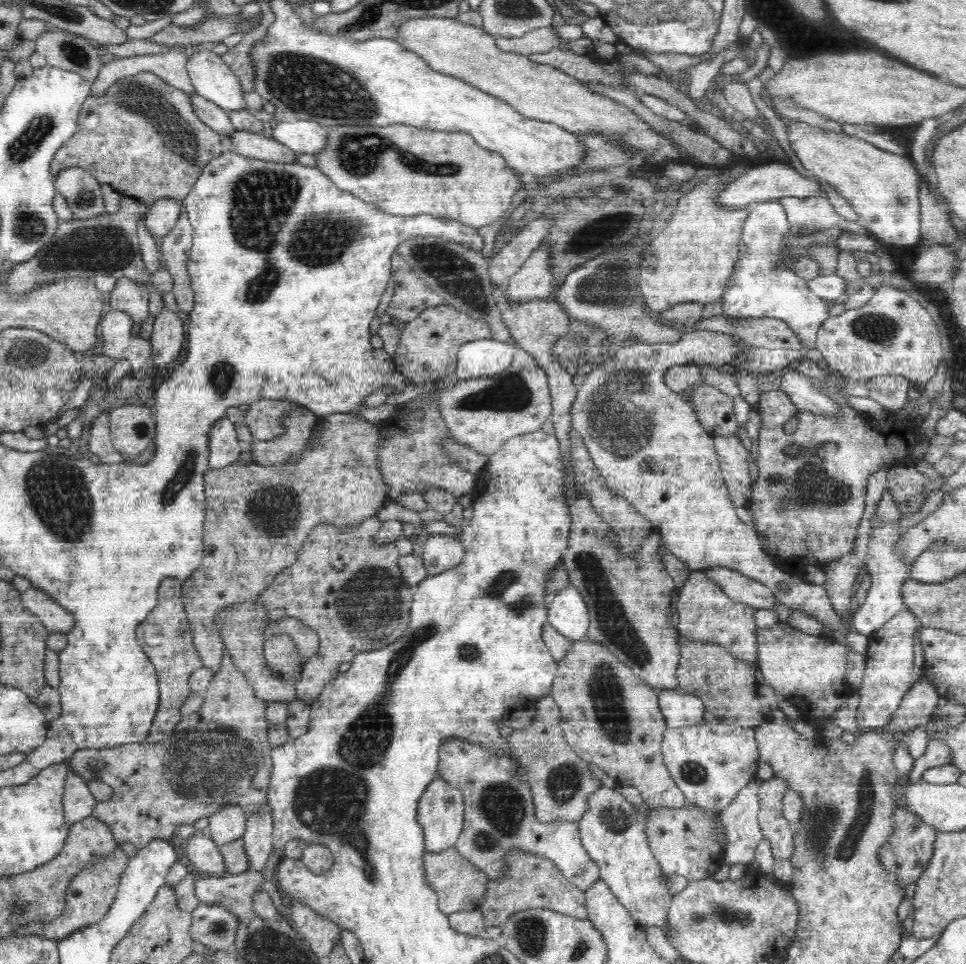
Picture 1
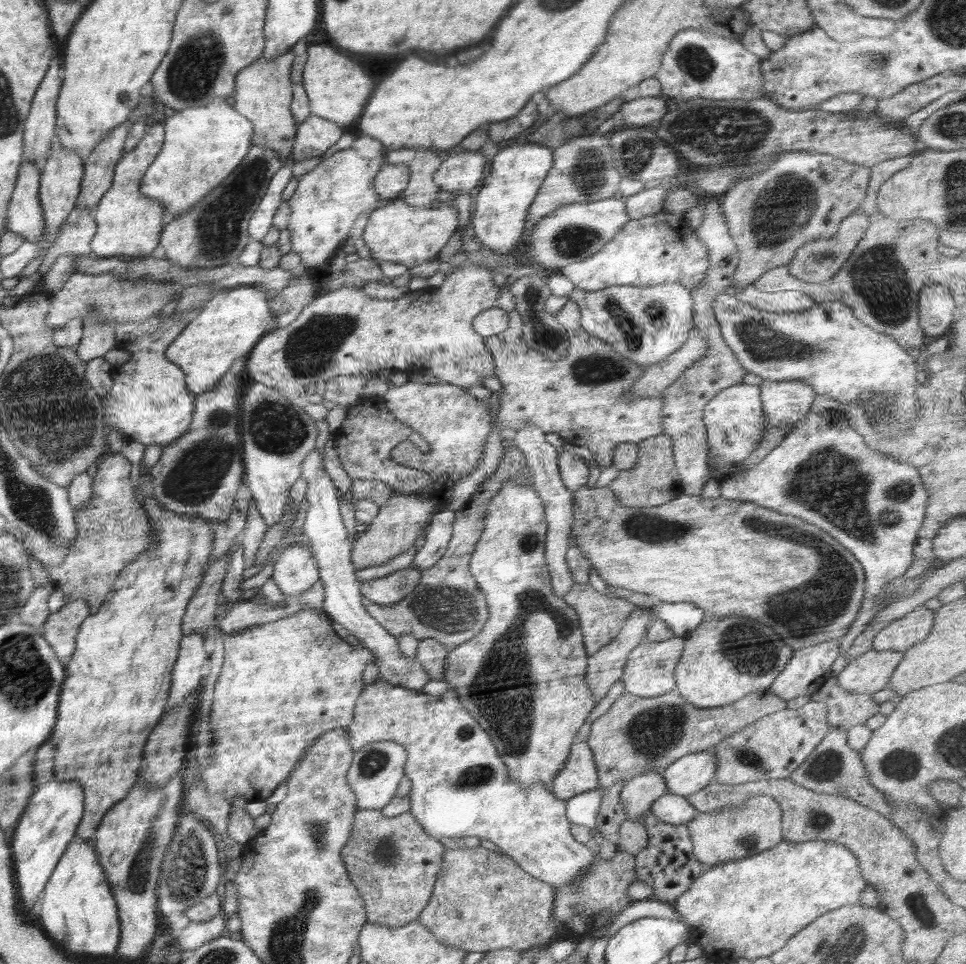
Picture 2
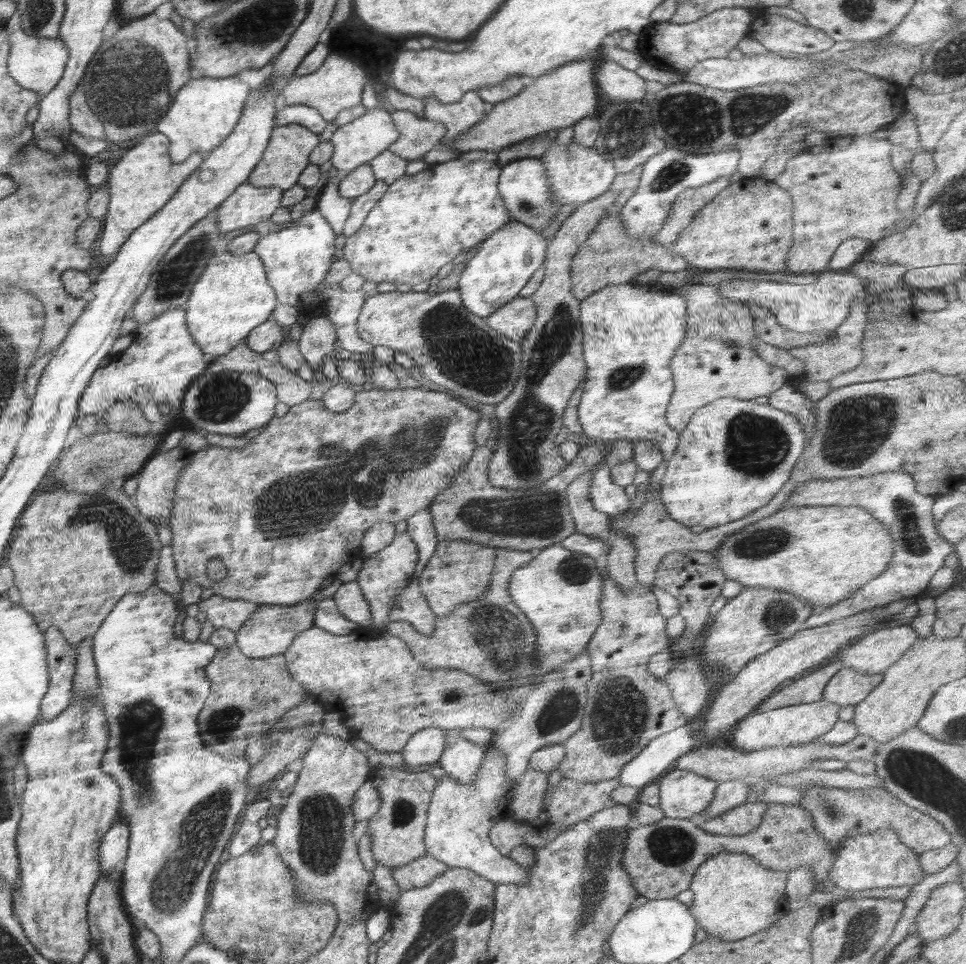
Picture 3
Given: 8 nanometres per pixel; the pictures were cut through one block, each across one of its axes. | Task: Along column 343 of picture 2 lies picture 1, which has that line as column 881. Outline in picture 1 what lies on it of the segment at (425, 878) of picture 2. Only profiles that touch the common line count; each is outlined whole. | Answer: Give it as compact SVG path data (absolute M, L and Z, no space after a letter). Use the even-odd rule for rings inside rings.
M906 806L897 807L892 814L892 820L895 830L888 842L878 850L878 859L884 868L896 873L900 887L905 890L908 884L916 884L920 875L929 867L934 841L939 832L933 826L926 824L916 813L909 811Z

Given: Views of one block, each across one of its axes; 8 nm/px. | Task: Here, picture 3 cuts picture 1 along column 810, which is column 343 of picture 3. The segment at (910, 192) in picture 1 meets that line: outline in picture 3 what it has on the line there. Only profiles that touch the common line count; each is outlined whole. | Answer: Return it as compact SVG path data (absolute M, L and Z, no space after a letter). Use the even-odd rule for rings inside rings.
M382 106L366 111L357 120L346 123L334 132L334 136L329 139L334 145L334 152L329 161L338 172L348 175L358 166L369 163L373 158L389 149L398 140L399 134L390 112L387 112Z

